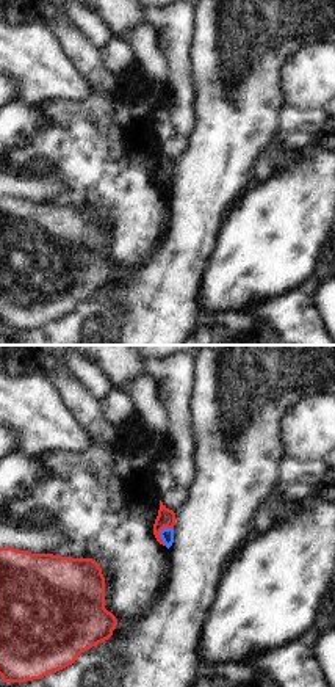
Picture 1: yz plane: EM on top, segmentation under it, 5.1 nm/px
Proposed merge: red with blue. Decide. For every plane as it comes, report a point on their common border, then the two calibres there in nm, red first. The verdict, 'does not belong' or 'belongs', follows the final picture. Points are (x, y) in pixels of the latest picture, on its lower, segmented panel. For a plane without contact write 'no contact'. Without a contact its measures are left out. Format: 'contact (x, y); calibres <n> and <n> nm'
contact (158, 535); calibres 100 and 70 nm

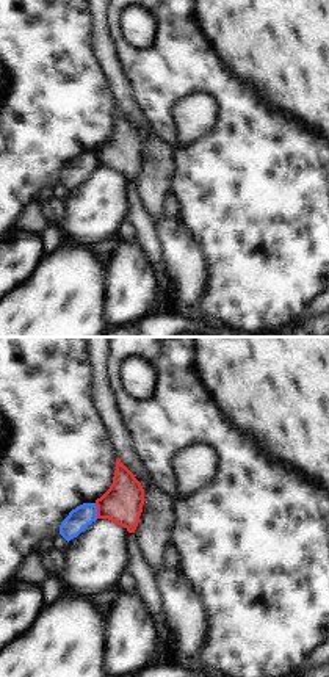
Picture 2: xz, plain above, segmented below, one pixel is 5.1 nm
contact (97, 511); calibres 200 and 120 nm

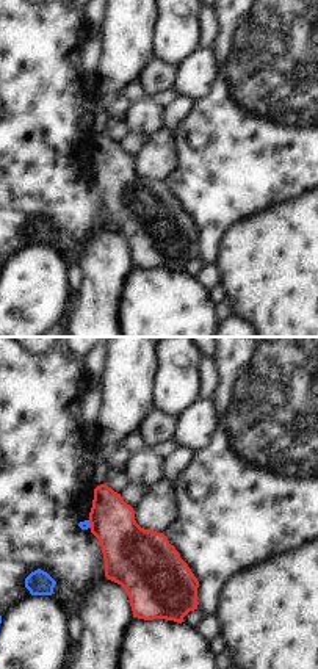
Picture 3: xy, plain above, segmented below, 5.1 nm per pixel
contact (90, 522); calibres 280 and 50 nm

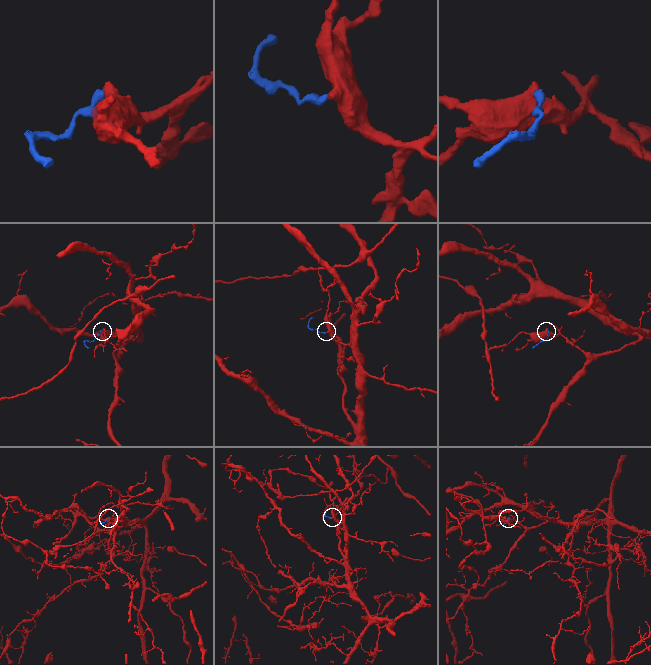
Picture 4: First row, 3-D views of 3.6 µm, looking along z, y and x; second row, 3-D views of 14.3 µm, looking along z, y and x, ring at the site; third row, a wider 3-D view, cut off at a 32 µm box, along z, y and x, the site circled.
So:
does not belong

